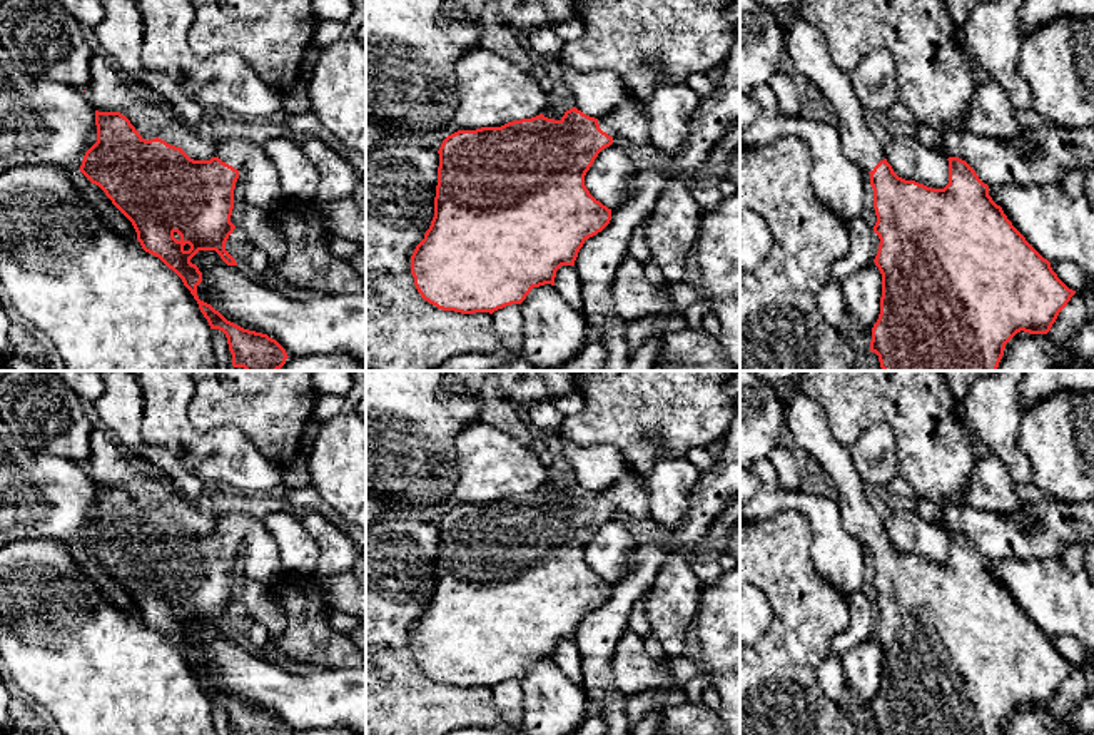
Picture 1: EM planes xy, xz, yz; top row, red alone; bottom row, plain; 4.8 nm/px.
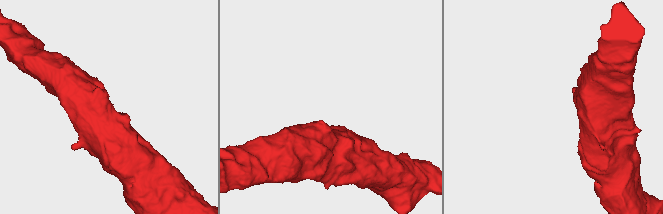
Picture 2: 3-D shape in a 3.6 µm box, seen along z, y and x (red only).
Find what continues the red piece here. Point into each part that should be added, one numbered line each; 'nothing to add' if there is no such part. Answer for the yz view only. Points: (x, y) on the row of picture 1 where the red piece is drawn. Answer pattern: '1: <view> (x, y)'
1: yz (807, 49)

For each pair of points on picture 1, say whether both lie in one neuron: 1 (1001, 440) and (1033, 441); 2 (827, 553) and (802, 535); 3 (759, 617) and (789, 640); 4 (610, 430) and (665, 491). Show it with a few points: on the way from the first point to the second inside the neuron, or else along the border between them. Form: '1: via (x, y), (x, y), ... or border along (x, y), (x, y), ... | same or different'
1: border along (1023, 413), (1018, 446), (1026, 455), (1033, 478) | different
2: border along (790, 508), (809, 522), (810, 562), (825, 578) | different
3: border along (759, 587), (770, 610), (770, 623), (757, 640) | different
4: border along (685, 455), (662, 455), (655, 466), (640, 476) | different

